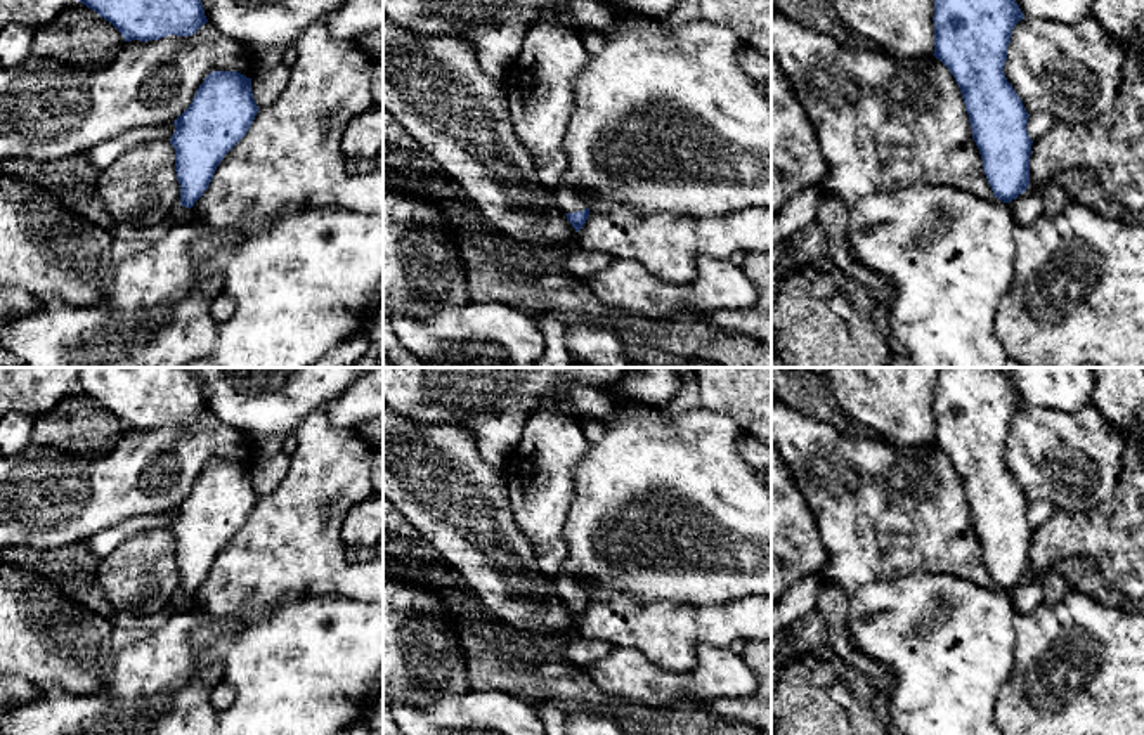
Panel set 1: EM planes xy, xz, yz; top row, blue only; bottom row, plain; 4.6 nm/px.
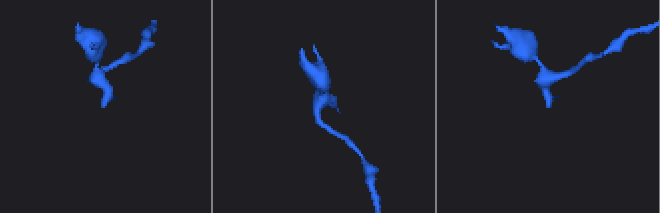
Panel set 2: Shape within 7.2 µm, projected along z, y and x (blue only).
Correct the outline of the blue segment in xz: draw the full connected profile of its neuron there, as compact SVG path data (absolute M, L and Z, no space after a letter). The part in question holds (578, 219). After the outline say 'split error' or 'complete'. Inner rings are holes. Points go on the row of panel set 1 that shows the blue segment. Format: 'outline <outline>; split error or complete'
outline M615 10L614 23L601 35L605 47L574 83L575 107L563 140L569 168L555 189L558 206L575 232L589 217L591 198L605 198L647 213L695 218L771 208L771 101L738 64L742 40L730 28L704 17L667 26L626 10Z; split error

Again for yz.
outline M934 0L933 55L950 69L960 87L993 198L985 199L964 189L922 184L865 196L849 210L844 237L853 263L870 267L889 279L891 331L908 350L913 368L1005 368L1009 359L995 335L997 310L1012 283L1016 260L1016 222L1007 203L1030 185L1033 144L1026 130L1030 114L1004 73L1011 35L1021 19L1024 14L1016 0Z; split error

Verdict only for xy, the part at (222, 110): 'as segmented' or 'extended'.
extended

